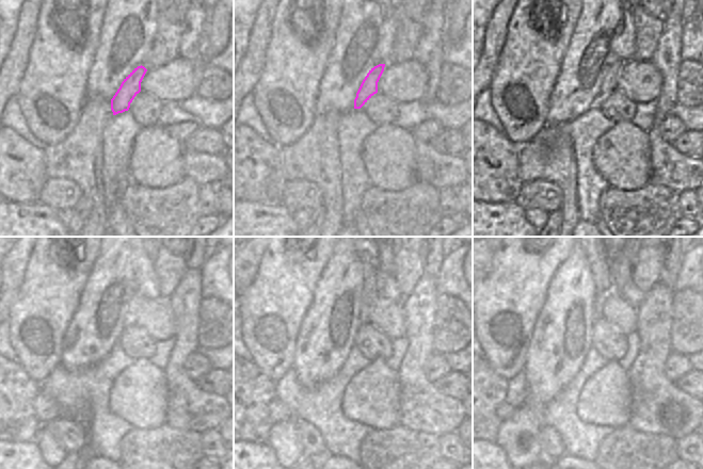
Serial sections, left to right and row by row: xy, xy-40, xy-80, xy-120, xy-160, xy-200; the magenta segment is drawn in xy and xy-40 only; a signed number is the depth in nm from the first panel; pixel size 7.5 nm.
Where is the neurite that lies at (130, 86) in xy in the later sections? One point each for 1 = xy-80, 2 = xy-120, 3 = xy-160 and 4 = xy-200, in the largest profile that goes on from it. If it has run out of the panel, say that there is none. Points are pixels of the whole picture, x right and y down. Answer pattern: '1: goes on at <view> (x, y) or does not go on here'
1: goes on at xy-80 (609, 83)
2: goes on at xy-120 (130, 320)
3: goes on at xy-160 (369, 288)
4: goes on at xy-200 (602, 271)

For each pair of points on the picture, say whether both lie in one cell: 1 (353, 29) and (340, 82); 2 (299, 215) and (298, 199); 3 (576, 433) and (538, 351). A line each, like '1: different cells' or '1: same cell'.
1: same cell
2: different cells
3: different cells

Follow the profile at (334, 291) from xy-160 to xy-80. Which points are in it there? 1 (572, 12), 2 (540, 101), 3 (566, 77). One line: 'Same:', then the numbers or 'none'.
Same: 3

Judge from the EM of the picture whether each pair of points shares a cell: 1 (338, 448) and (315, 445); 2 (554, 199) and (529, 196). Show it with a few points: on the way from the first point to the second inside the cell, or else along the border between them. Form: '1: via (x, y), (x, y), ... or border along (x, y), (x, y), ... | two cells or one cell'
1: border along (310, 424), (319, 432), (325, 450) | two cells
2: via (547, 196), (536, 196) | one cell

